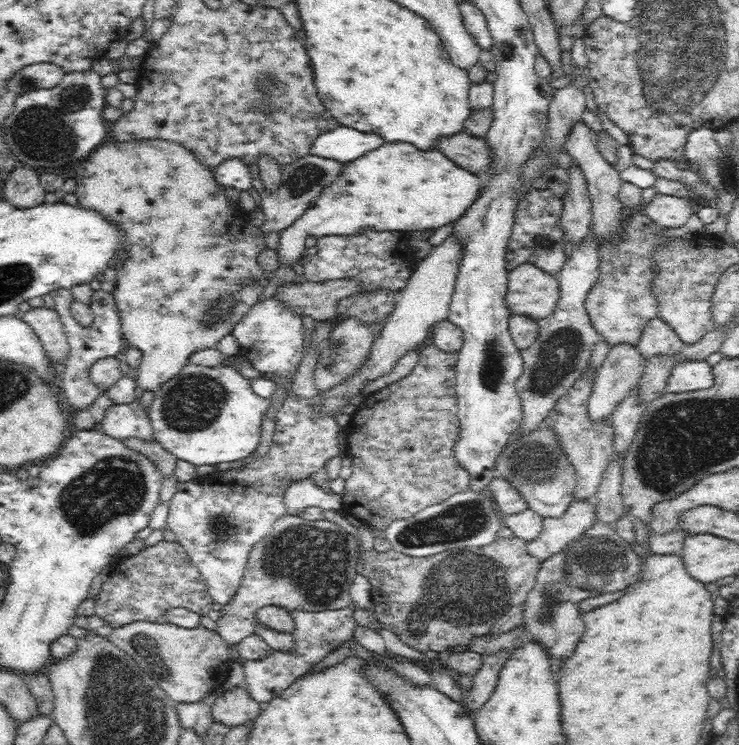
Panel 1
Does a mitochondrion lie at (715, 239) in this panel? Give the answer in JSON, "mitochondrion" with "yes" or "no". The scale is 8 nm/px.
{"mitochondrion":"no"}

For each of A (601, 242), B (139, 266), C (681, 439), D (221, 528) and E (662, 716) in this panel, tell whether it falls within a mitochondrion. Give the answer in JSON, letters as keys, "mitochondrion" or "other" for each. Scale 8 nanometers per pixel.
{"A":"other","B":"other","C":"mitochondrion","D":"mitochondrion","E":"other"}

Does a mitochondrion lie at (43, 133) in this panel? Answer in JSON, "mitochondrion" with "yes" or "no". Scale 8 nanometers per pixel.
{"mitochondrion":"yes"}

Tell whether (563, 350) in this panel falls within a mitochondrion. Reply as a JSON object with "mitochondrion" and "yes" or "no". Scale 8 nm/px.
{"mitochondrion":"yes"}

